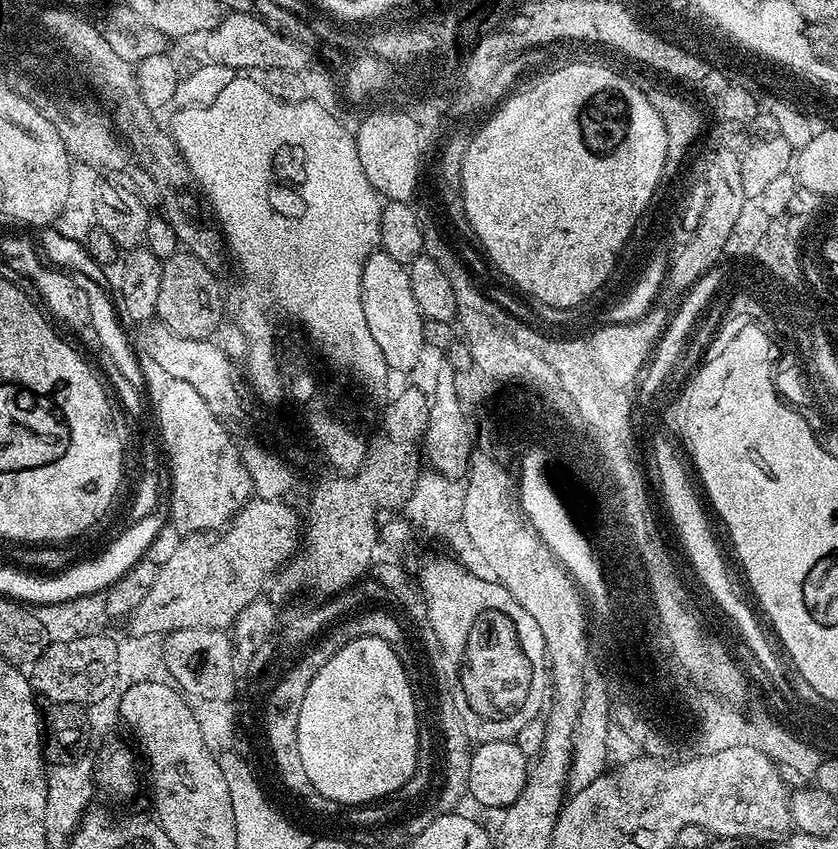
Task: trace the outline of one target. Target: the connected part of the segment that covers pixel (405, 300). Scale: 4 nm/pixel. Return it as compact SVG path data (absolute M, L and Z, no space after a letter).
M383 250L373 251L364 264L362 310L366 314L366 326L370 326L370 334L374 334L374 342L378 342L378 350L382 350L382 358L386 358L389 369L414 369L426 341L426 319L415 302L409 269L394 262Z

